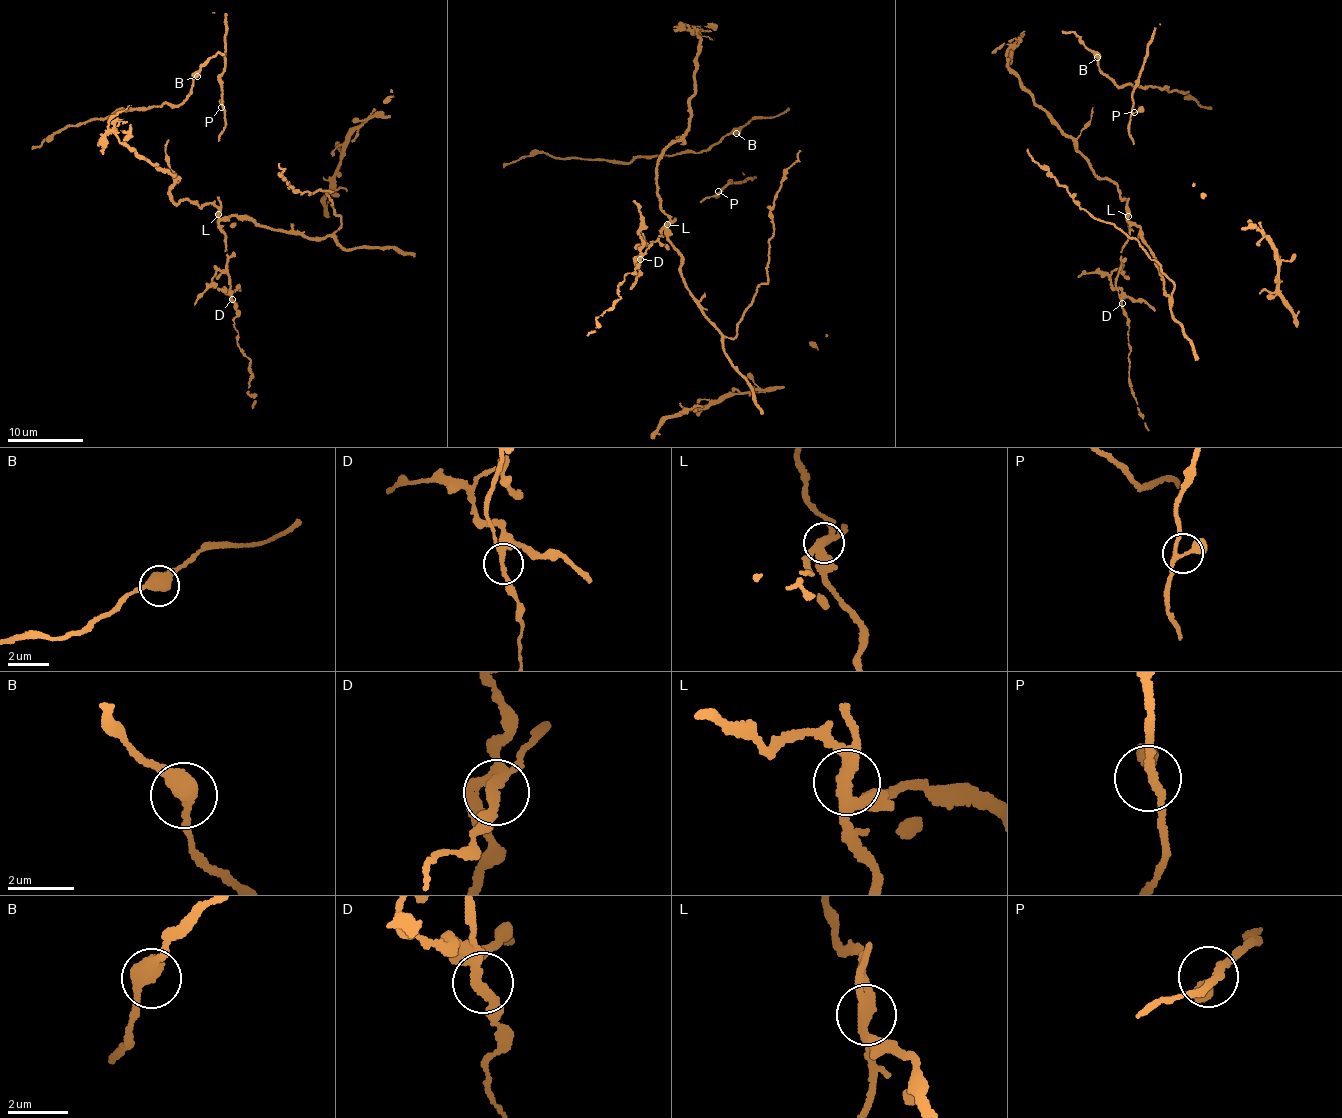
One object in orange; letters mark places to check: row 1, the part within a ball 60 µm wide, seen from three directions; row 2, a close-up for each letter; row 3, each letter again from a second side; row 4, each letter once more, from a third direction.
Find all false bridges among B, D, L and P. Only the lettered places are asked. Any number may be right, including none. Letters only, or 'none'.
D, L

